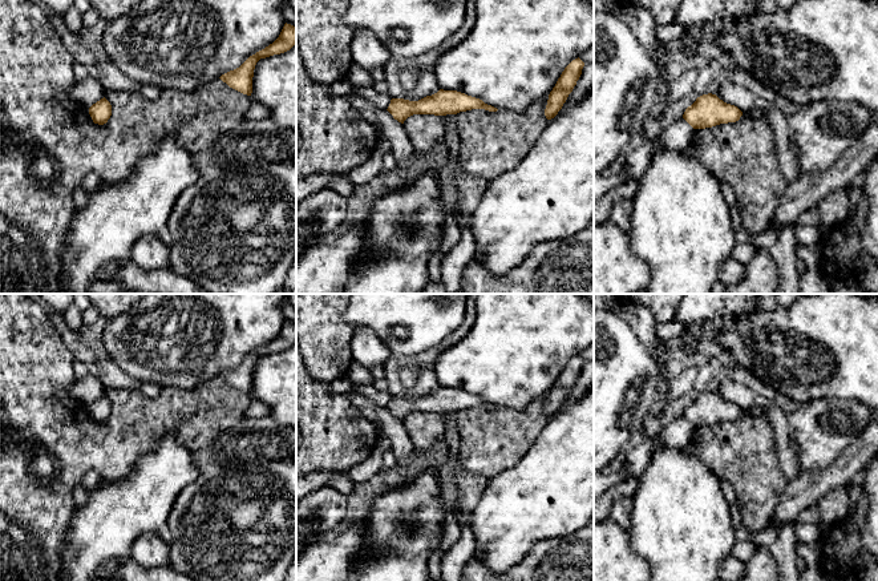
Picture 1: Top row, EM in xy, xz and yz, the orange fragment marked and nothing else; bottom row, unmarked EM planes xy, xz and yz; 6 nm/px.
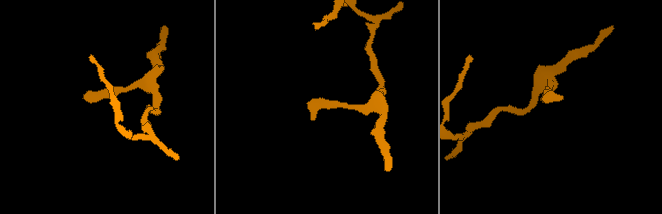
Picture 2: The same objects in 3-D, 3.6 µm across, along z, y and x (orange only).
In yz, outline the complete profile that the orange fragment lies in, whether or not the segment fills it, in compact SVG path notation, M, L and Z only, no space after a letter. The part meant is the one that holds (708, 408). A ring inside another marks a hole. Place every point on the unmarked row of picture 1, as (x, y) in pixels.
M708 391L696 396L683 412L683 416L693 427L712 425L720 421L736 420L743 409L731 402L724 400L716 392Z

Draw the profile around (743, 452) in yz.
M743 411L736 420L695 427L689 444L695 456L733 488L741 526L750 534L766 528L788 484L766 417Z

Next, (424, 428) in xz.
M413 412L404 419L404 427L413 443L414 451L424 453L436 443L445 440L445 416L434 412Z

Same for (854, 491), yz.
M849 483L846 488L850 497L849 515L853 515L857 508L857 503L861 496L861 492L862 492L862 487Z

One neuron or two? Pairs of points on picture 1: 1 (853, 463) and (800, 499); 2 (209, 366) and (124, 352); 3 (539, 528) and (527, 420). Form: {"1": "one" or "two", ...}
{"1": "one", "2": "one", "3": "two"}

